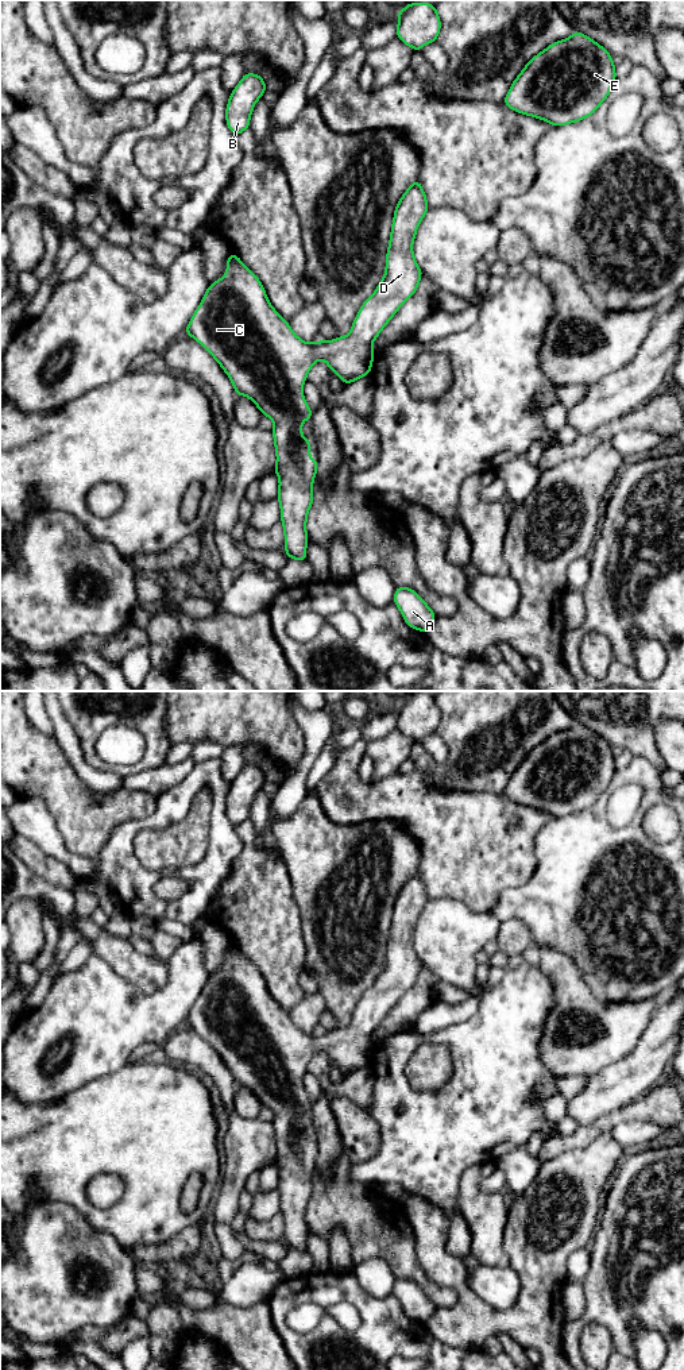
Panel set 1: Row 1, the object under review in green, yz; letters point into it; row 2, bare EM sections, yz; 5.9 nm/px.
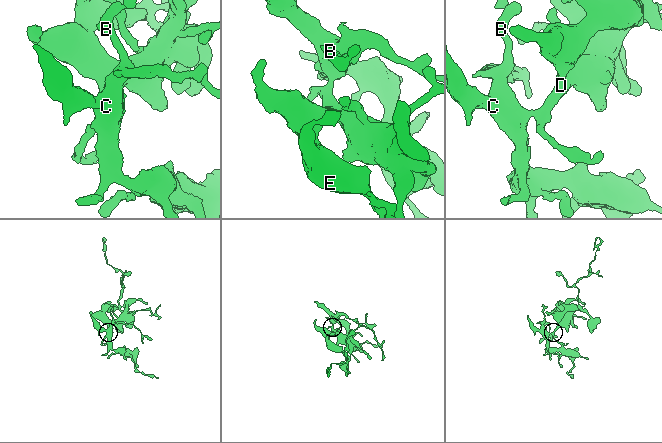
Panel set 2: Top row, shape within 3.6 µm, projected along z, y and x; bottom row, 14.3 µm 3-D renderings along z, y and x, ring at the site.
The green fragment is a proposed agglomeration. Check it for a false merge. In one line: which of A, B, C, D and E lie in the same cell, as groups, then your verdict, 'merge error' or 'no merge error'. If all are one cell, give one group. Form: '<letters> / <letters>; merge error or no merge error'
A B C D E; no merge error

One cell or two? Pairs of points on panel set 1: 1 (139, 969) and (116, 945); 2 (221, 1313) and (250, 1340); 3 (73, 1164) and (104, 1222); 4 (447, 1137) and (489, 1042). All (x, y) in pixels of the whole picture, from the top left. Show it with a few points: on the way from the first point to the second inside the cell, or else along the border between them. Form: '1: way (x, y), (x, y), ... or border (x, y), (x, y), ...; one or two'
1: way (134, 964), (120, 950); one
2: way (228, 1320), (243, 1334); one
3: way (73, 1179), (73, 1192), (89, 1210); one
4: way (470, 1114), (472, 1103), (489, 1087), (489, 1065); one

